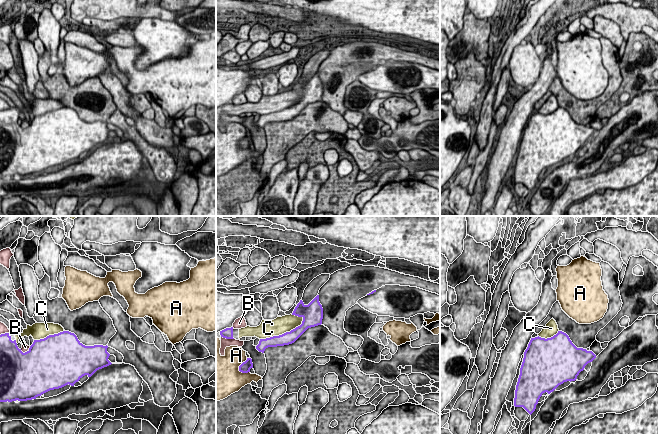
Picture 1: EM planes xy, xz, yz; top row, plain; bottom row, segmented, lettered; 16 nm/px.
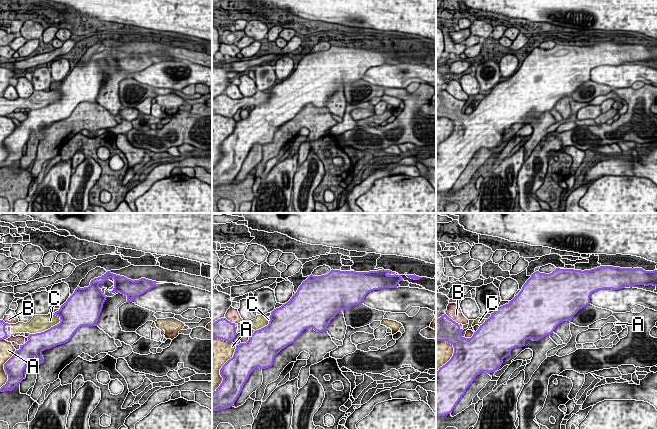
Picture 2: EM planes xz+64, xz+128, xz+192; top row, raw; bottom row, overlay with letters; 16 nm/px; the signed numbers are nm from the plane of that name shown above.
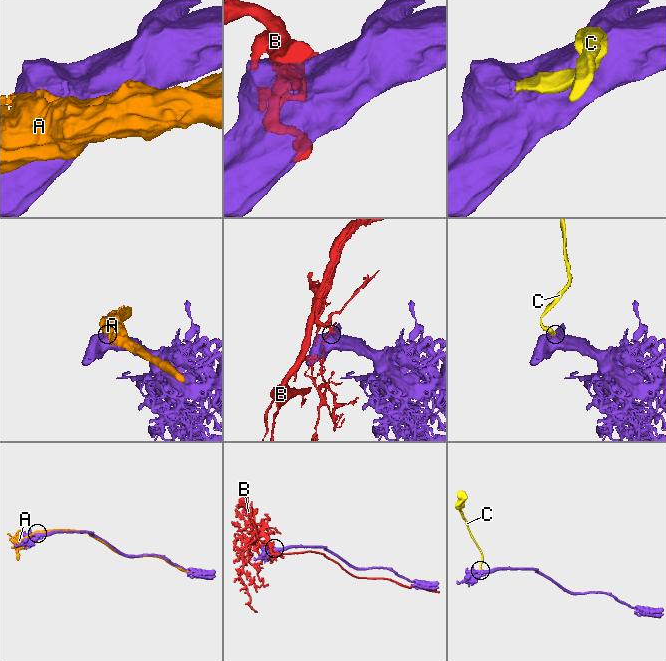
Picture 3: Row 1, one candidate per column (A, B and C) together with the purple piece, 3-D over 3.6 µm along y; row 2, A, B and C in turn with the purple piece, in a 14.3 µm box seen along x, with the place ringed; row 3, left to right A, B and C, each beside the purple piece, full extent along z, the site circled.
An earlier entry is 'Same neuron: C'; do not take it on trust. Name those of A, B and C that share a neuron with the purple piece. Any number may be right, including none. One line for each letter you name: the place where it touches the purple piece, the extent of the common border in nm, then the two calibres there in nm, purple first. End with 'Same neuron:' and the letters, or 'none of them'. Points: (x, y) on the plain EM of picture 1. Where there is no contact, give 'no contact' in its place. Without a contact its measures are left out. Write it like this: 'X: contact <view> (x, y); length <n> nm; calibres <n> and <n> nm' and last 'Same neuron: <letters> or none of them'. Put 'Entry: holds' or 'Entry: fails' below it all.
C: contact xz (284, 109); length 800 nm; calibres 200 and 280 nm
Same neuron: C
Entry: holds

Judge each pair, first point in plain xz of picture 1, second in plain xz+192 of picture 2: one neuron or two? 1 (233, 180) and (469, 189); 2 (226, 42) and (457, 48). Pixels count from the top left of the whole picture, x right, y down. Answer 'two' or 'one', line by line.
1: one
2: two

